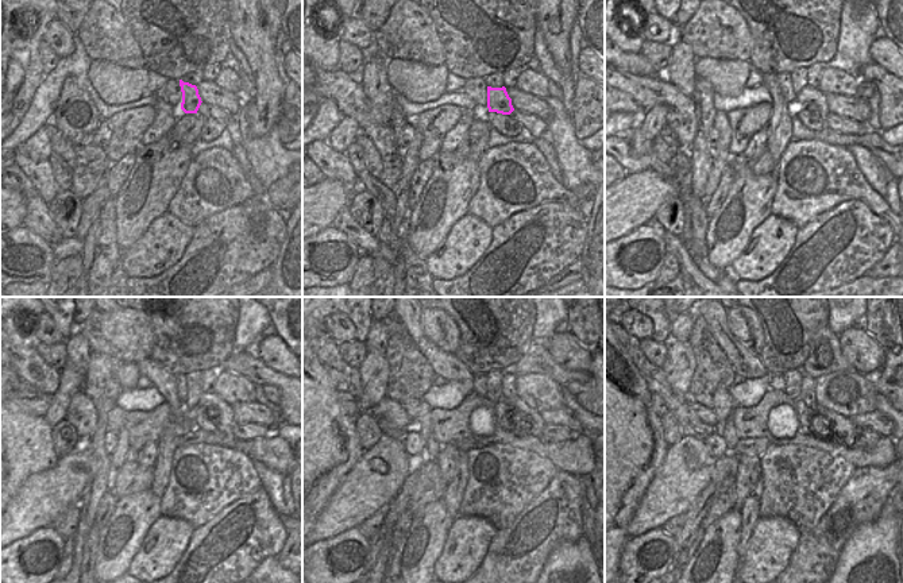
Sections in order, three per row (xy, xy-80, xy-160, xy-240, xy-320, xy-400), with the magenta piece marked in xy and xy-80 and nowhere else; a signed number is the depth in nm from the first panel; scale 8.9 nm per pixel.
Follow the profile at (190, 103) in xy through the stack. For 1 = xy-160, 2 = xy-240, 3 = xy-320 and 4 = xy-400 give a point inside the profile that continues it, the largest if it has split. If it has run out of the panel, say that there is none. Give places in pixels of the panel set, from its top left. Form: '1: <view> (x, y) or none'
1: xy-160 (811, 97)
2: xy-240 (219, 408)
3: xy-320 (533, 424)
4: xy-400 (845, 431)

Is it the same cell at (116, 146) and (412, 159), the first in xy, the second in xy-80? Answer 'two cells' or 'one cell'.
two cells

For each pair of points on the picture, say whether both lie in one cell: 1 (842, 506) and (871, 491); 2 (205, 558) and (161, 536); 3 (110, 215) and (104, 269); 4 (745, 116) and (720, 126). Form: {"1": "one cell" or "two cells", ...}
{"1": "one cell", "2": "two cells", "3": "one cell", "4": "two cells"}

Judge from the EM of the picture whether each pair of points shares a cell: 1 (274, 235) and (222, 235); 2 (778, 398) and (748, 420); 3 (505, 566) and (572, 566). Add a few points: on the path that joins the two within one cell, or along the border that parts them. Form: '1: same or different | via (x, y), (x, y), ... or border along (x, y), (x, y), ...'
1: same | via (261, 238), (235, 238)
2: same | via (771, 400), (755, 416)
3: different | border along (564, 541), (550, 553), (541, 568)

